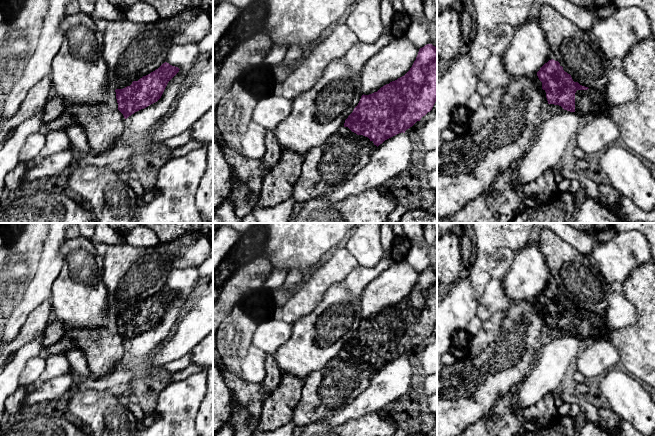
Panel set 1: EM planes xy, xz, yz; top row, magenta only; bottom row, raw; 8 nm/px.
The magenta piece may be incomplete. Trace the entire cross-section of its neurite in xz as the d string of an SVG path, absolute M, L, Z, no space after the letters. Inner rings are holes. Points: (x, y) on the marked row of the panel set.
M427 44L419 49L416 60L410 70L402 77L381 87L377 92L362 95L358 105L345 120L344 128L337 132L338 135L347 137L368 139L376 149L385 140L399 134L405 133L423 116L430 112L437 101L437 47Z

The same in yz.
M555 58L545 63L537 72L546 92L548 104L561 106L575 112L584 120L599 114L607 114L611 108L606 101L605 90L588 88L578 83L573 71Z

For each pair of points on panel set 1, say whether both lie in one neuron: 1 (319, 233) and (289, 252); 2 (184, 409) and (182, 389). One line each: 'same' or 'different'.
1: same
2: same

